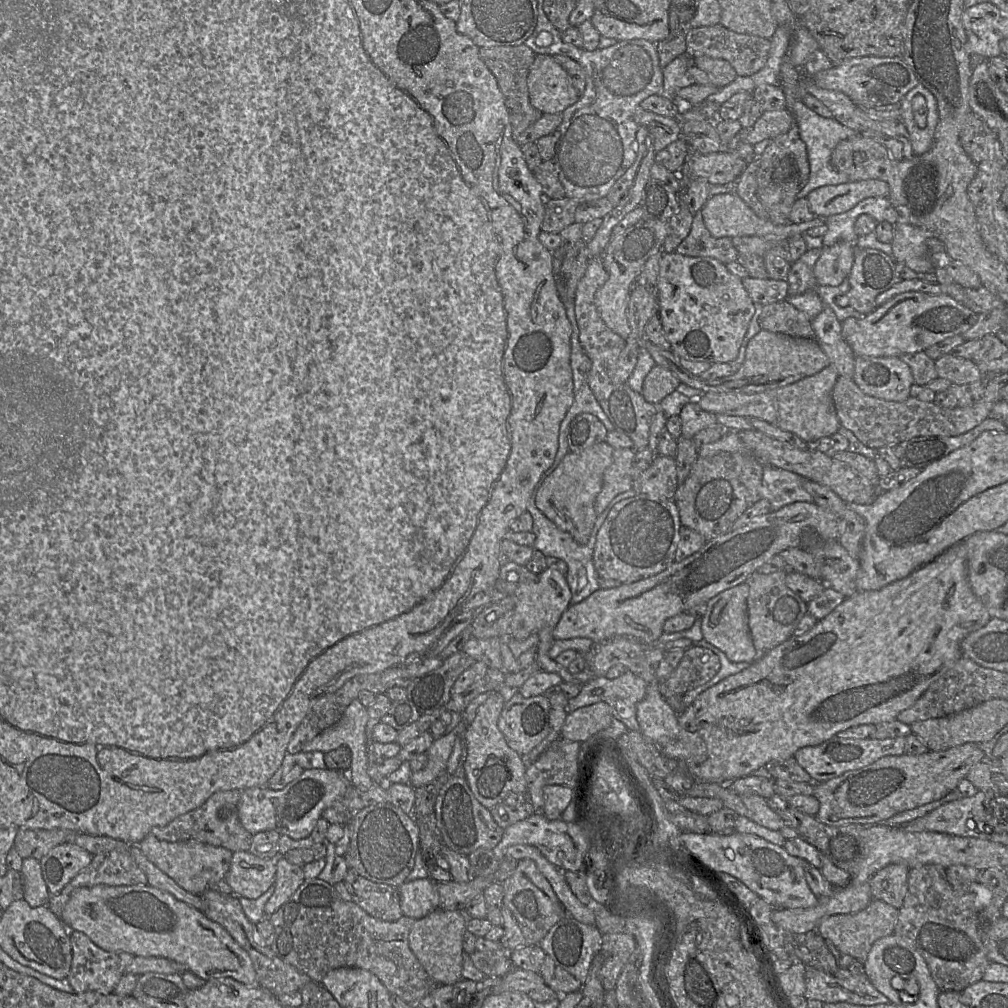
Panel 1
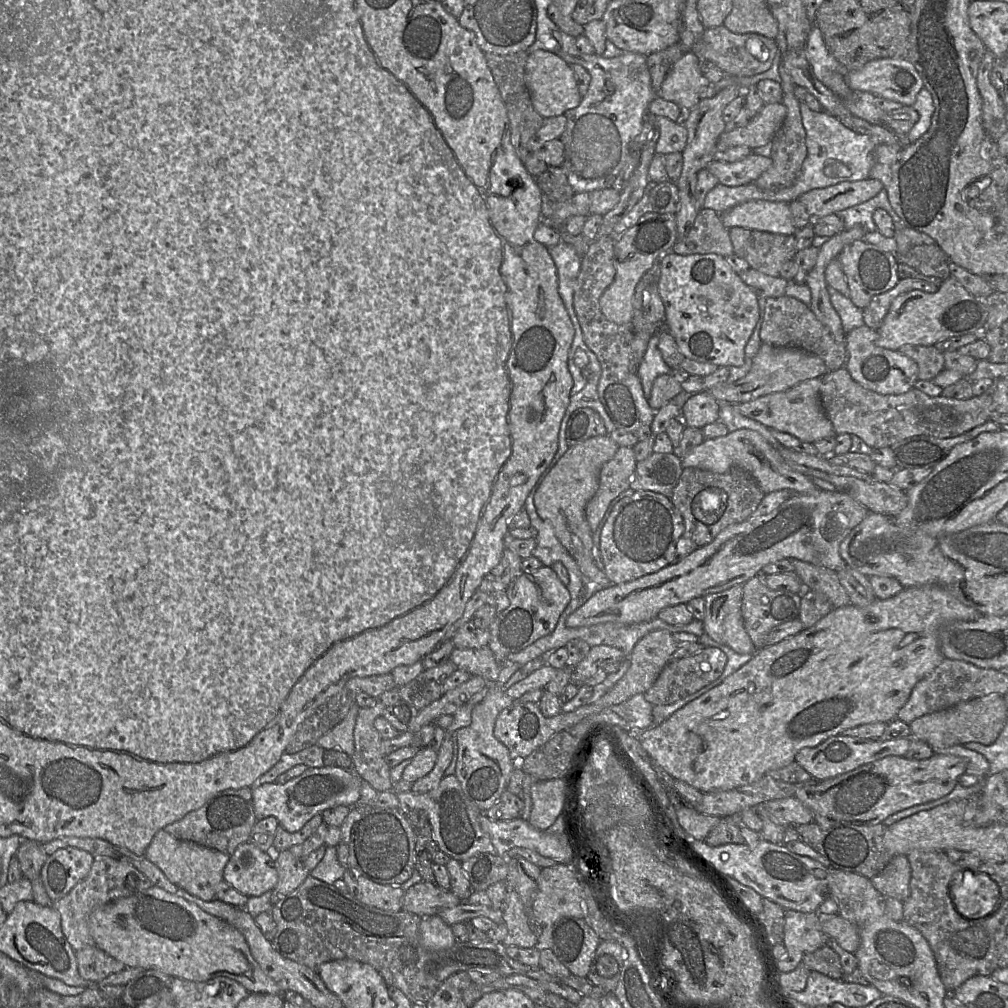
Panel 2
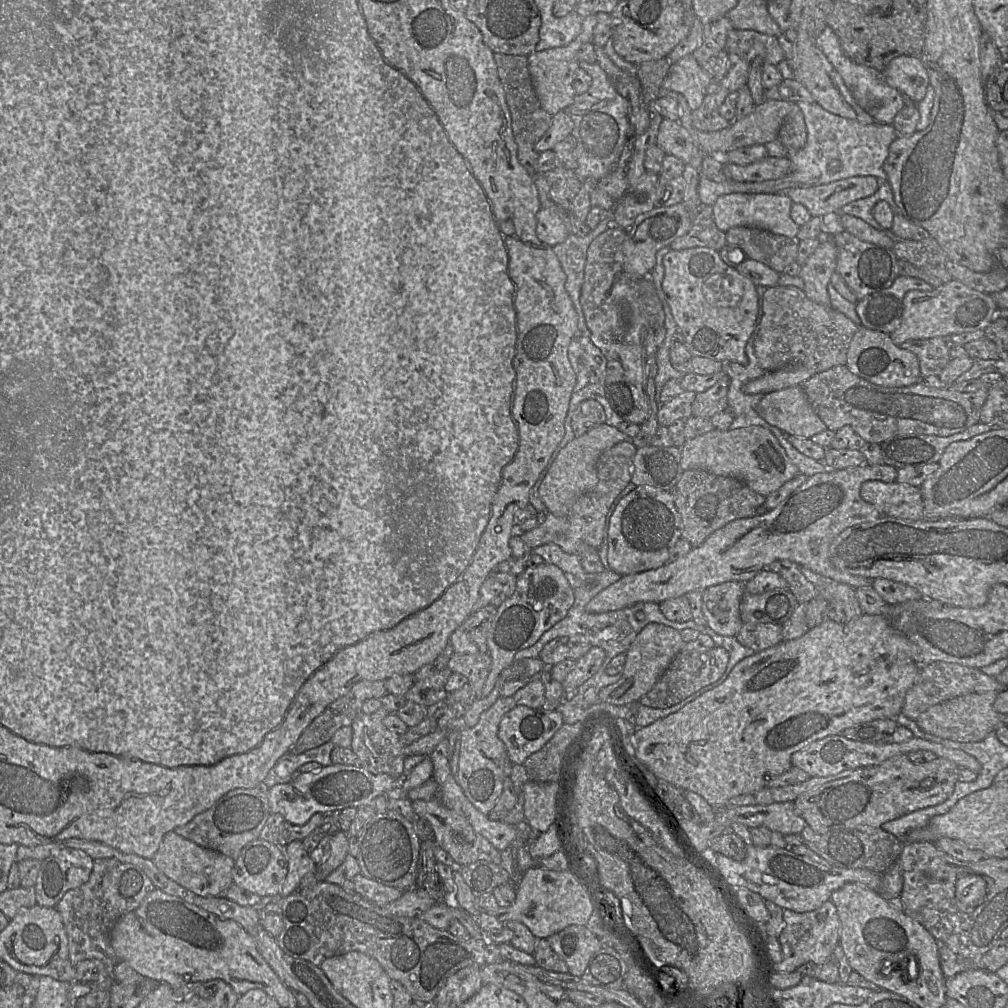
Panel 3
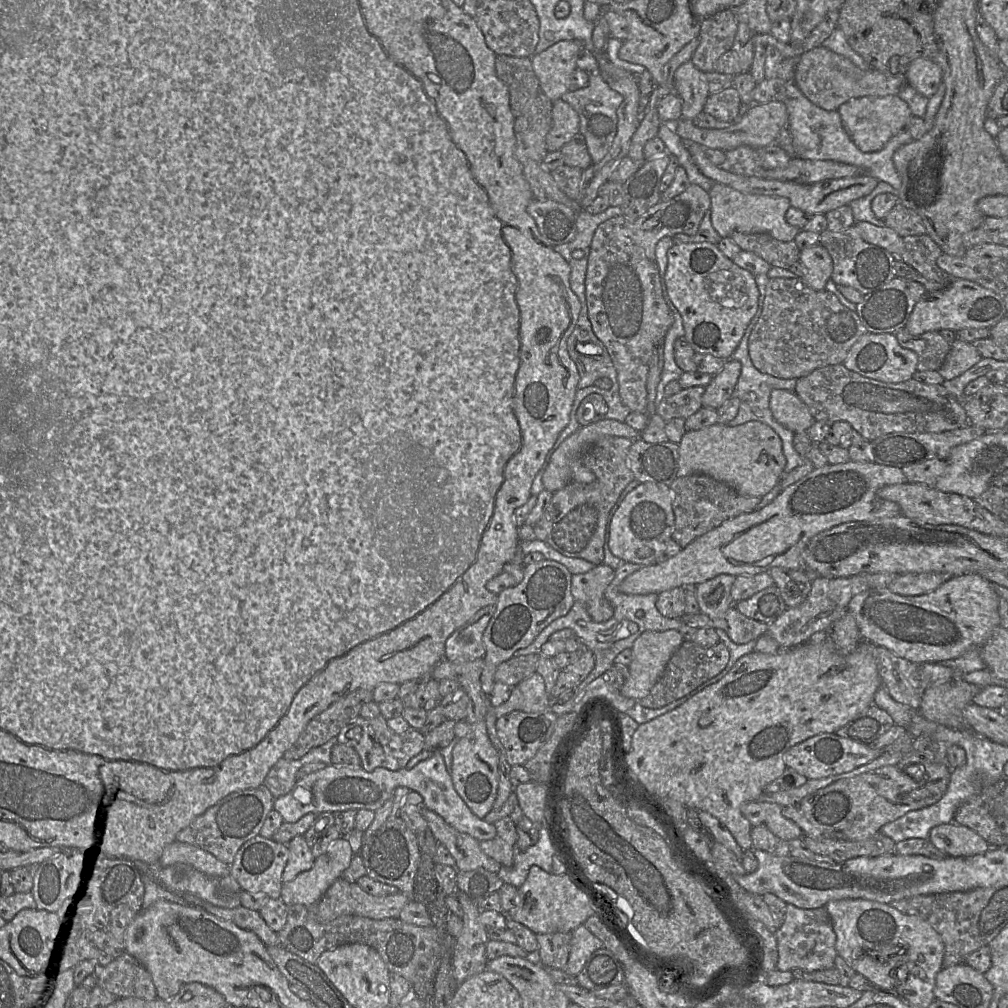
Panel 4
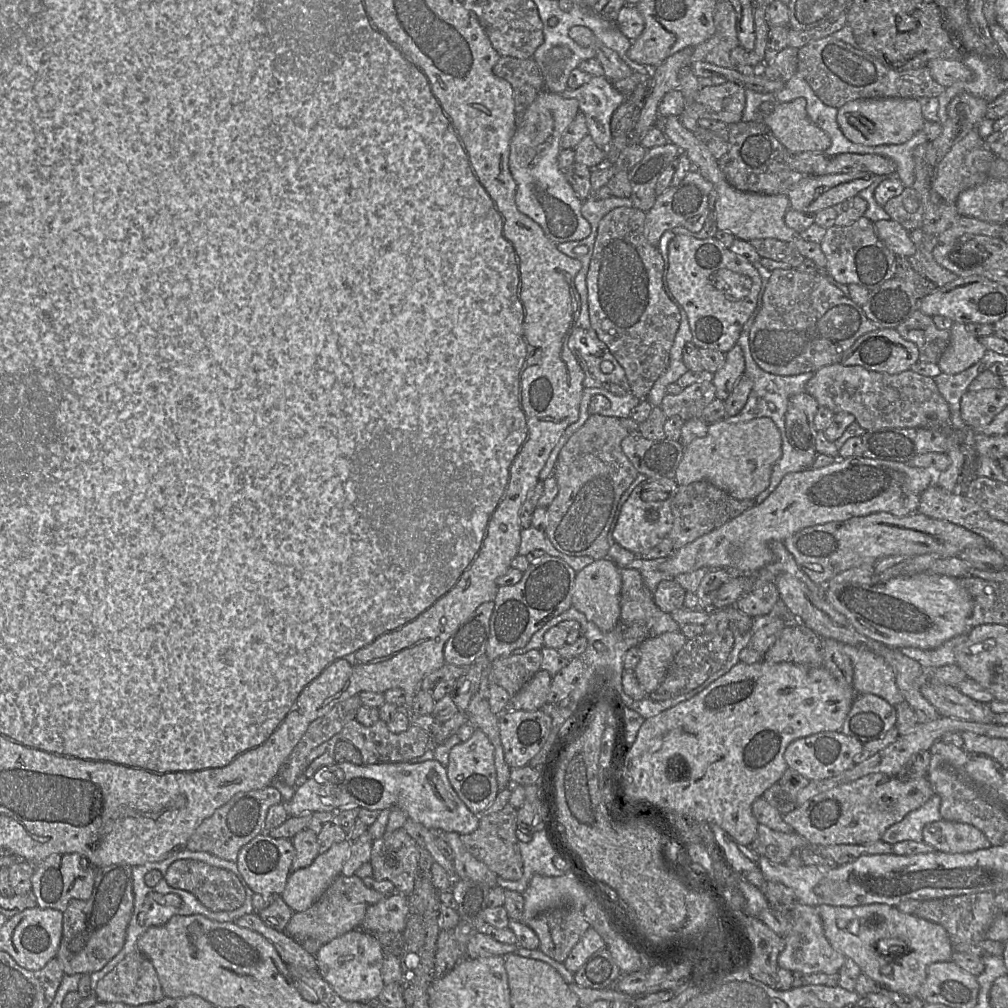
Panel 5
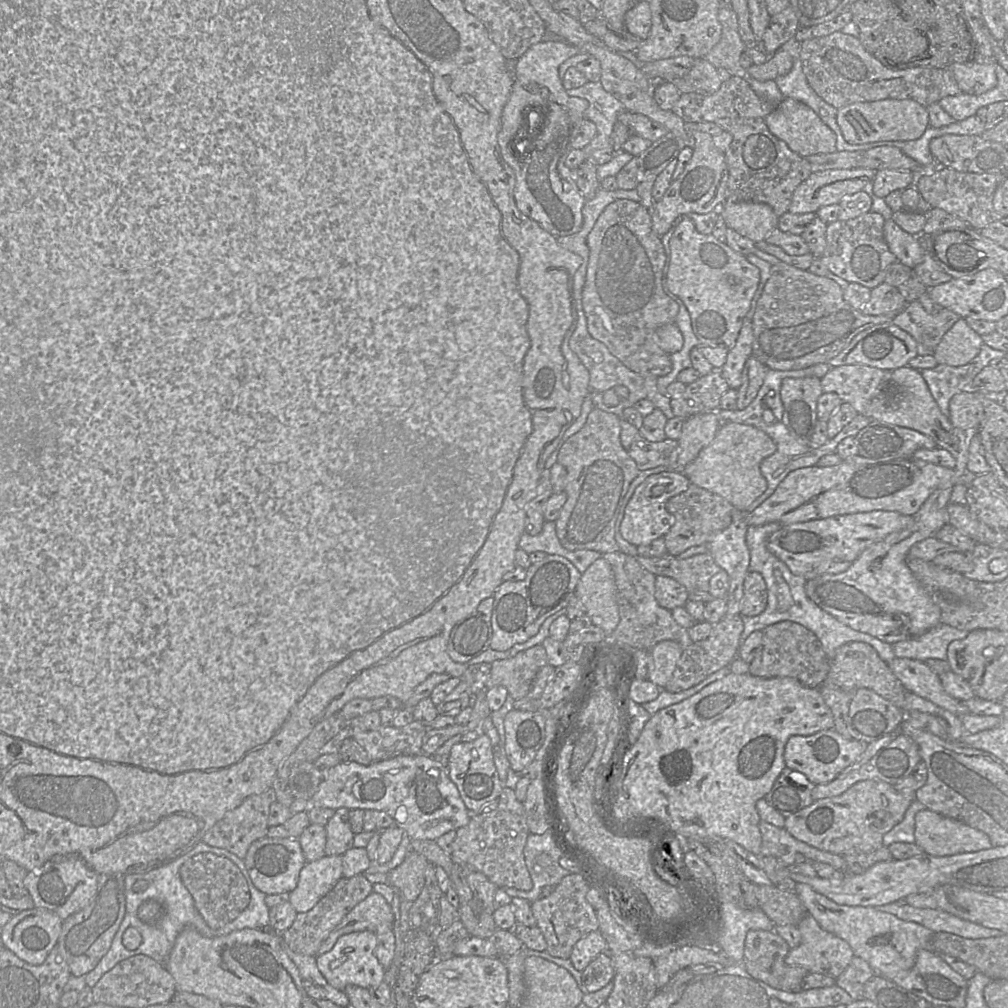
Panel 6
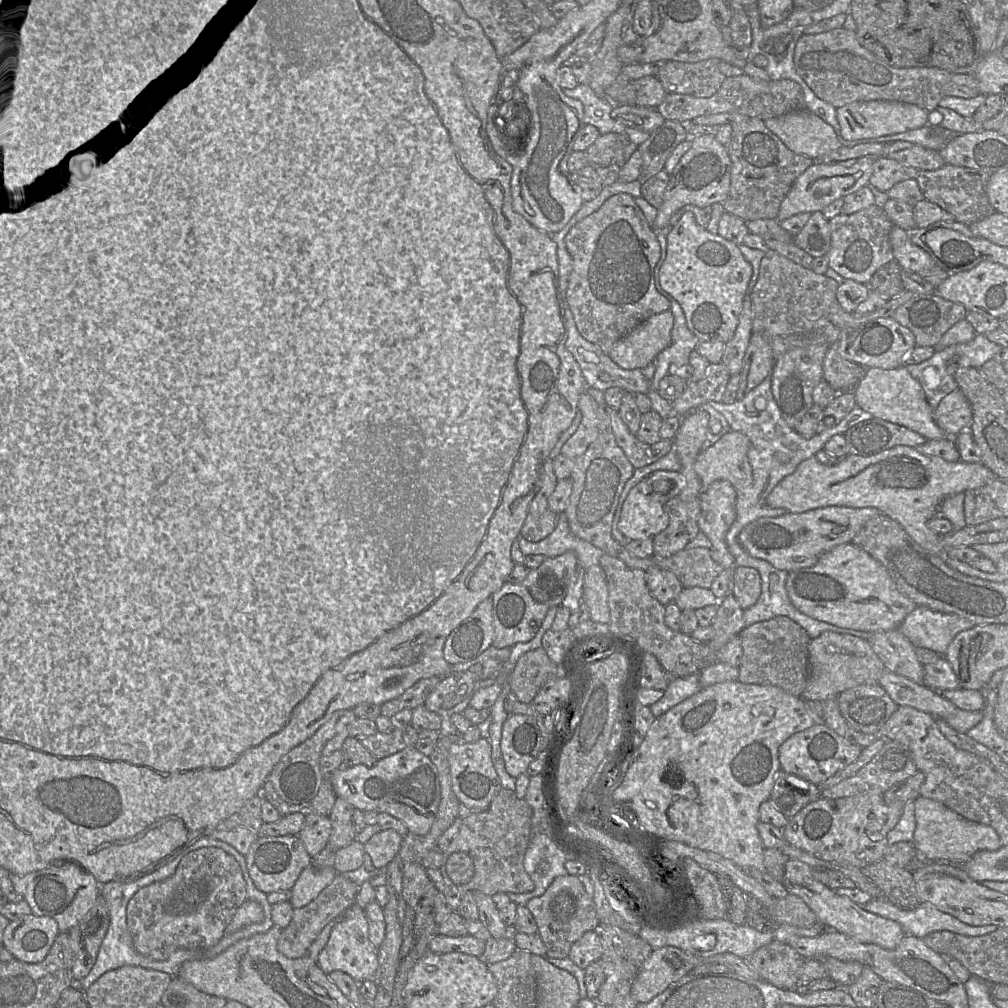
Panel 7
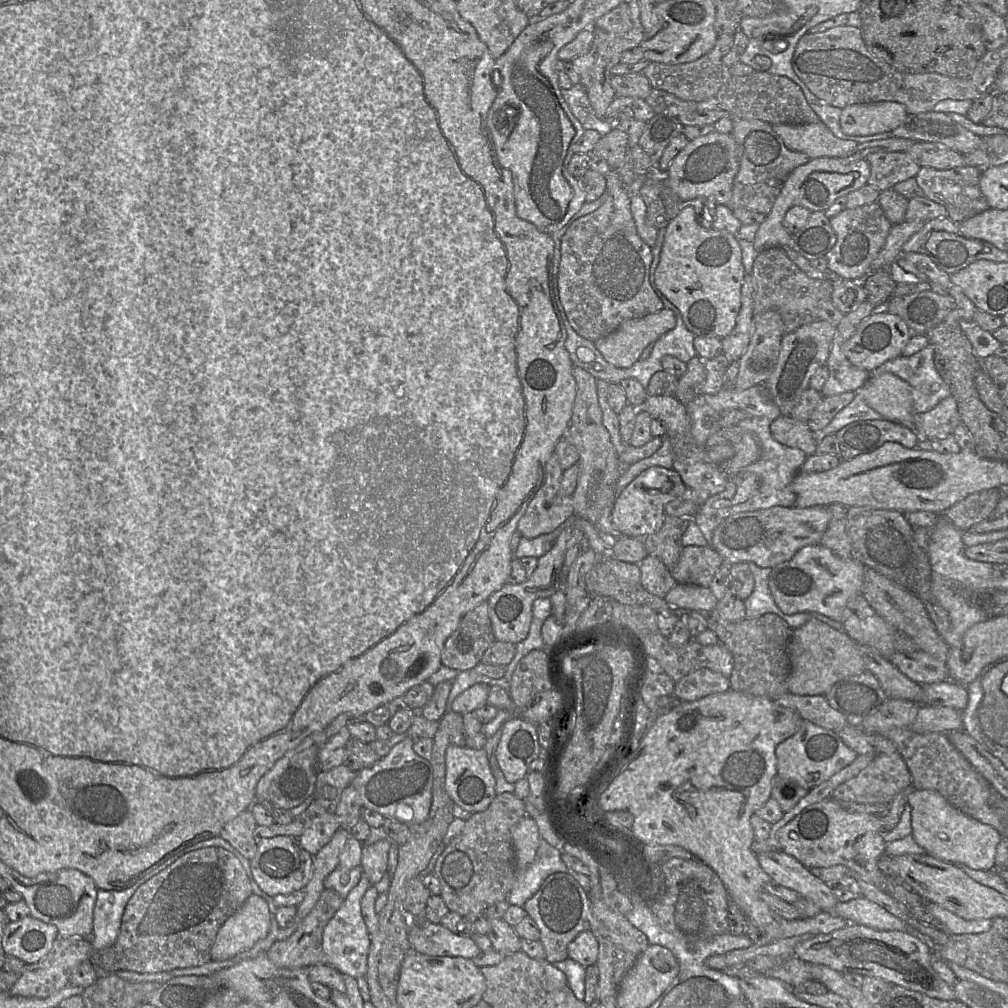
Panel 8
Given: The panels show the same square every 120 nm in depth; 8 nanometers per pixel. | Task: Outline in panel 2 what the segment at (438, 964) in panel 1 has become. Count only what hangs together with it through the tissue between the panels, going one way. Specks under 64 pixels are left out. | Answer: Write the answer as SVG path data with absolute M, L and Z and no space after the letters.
M438 915L422 917L419 930L421 944L429 951L446 950L456 942L451 926Z

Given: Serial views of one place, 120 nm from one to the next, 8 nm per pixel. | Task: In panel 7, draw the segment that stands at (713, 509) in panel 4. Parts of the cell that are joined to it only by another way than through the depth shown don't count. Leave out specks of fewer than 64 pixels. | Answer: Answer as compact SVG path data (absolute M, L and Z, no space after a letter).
M673 497L666 502L665 511L669 523L662 532L652 538L653 556L669 558L683 550L699 533L699 497L691 501Z

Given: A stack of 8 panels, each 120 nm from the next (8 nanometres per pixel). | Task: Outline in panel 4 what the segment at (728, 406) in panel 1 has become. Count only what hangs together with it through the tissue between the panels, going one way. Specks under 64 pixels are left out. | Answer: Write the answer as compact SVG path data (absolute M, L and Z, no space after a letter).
M773 390L769 407L774 419L793 433L806 432L816 422L807 405L795 392Z

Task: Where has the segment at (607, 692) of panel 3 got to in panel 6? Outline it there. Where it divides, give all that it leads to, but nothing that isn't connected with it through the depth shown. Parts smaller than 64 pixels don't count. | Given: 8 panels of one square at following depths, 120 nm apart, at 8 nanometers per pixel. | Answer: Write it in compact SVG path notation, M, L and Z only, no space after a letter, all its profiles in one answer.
M663 640L651 650L648 664L648 680L664 689L672 677L683 649L673 640Z

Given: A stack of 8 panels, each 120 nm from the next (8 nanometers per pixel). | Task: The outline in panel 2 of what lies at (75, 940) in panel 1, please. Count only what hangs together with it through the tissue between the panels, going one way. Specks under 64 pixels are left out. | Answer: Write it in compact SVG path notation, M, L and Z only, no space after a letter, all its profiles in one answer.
M87 946L75 952L79 975L97 983L108 975L122 971L124 963L114 959L97 946Z

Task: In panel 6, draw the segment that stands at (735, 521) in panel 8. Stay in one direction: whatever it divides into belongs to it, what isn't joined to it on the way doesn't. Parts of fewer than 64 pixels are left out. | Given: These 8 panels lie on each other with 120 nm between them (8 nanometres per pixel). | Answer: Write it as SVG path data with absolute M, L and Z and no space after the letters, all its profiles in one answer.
M876 510L783 525L779 530L771 534L767 548L784 562L794 575L809 580L820 575L838 574L847 570L866 548L883 540L890 533L908 527L913 519L912 516L902 515L895 511Z

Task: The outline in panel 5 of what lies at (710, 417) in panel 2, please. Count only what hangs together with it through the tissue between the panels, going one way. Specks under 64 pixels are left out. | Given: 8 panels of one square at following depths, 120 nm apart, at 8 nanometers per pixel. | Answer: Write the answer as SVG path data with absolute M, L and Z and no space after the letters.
M735 344L725 354L723 365L713 374L712 383L716 389L716 398L725 401L745 371L742 349Z

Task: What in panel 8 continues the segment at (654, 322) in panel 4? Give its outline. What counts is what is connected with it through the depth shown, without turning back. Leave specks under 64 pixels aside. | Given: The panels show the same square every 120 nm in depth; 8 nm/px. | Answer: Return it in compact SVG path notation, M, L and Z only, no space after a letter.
M616 169L606 175L606 201L595 211L577 219L561 239L557 273L560 301L574 330L592 342L614 332L624 321L659 312L664 308L650 283L652 248L639 236L631 213L631 195Z

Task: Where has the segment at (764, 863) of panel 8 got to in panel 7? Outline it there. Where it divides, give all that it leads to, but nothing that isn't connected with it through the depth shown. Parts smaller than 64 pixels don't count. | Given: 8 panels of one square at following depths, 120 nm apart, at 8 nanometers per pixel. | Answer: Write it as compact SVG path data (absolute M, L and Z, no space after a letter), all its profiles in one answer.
M789 859L786 862L782 884L790 894L804 901L816 915L818 923L826 929L845 934L861 943L878 945L886 950L895 949L905 936L899 923L872 914L849 898L837 895L834 890L815 880L811 867L799 860Z

